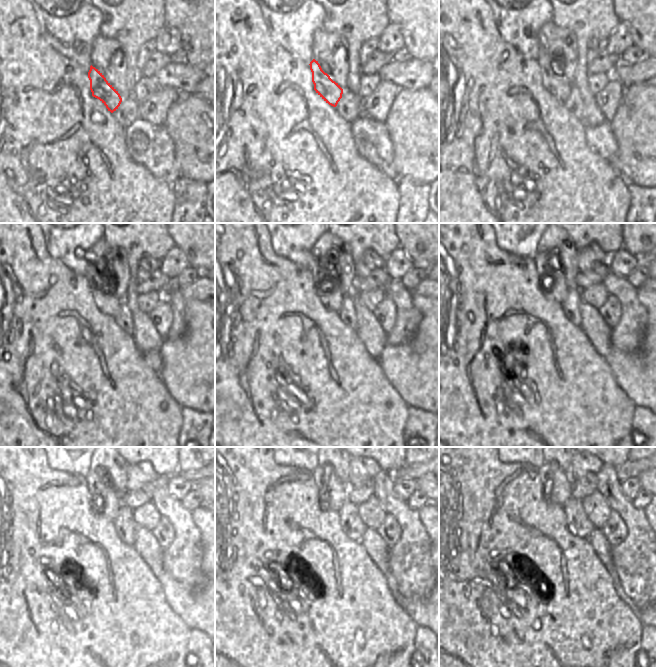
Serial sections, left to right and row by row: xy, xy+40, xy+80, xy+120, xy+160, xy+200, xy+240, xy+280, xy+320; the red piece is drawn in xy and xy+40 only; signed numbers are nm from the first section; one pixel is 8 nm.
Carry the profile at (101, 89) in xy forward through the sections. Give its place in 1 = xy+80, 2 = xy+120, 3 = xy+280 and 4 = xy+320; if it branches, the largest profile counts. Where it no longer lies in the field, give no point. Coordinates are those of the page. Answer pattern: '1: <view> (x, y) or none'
1: xy+80 (555, 84)
2: xy+120 (108, 304)
3: xy+280 (333, 492)
4: xy+320 (557, 485)

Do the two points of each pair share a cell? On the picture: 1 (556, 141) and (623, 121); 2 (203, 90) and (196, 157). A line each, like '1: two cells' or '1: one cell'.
1: two cells
2: two cells

